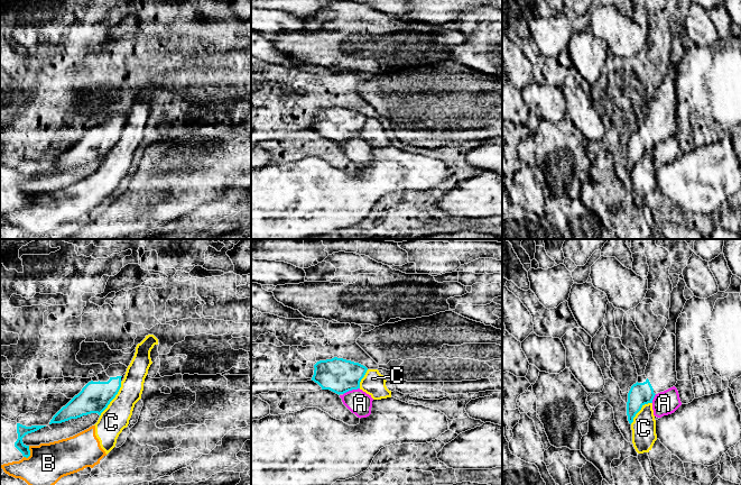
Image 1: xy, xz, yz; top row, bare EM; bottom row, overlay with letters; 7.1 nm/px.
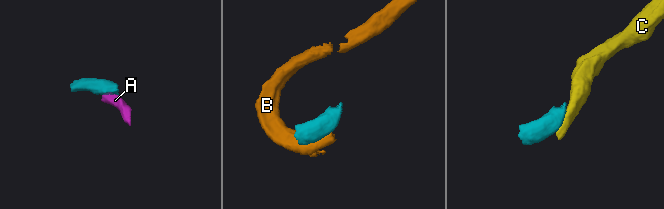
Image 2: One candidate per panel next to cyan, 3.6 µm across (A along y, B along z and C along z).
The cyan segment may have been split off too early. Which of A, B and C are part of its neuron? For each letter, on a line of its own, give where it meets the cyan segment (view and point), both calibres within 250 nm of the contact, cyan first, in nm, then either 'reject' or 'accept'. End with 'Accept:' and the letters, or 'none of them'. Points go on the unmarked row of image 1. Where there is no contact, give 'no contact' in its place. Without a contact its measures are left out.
A: xz (351, 138) | 240/170 nm | reject
B: xy (29, 201) | 80/280 nm | reject
C: xy (113, 146) | 220/190 nm | reject
Accept: none of them

